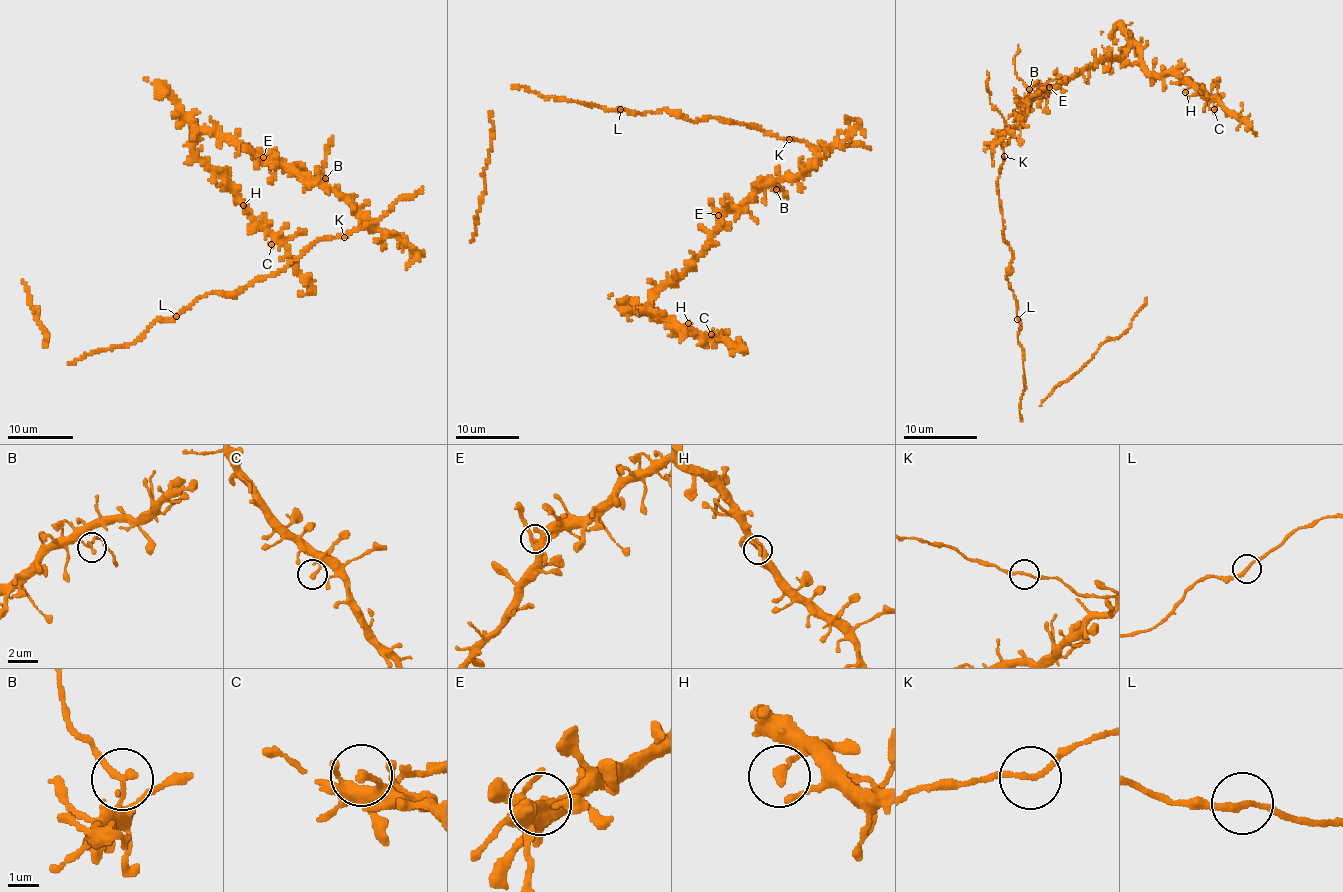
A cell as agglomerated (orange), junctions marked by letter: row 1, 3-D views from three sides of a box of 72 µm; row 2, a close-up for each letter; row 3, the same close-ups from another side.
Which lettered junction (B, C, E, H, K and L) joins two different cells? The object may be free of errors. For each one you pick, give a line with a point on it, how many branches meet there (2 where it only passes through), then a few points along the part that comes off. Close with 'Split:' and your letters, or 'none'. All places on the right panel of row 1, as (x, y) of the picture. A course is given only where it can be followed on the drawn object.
B: place (1029, 89); branches 2; course (1030, 89), (1015, 70), (1018, 44)
Split: B

